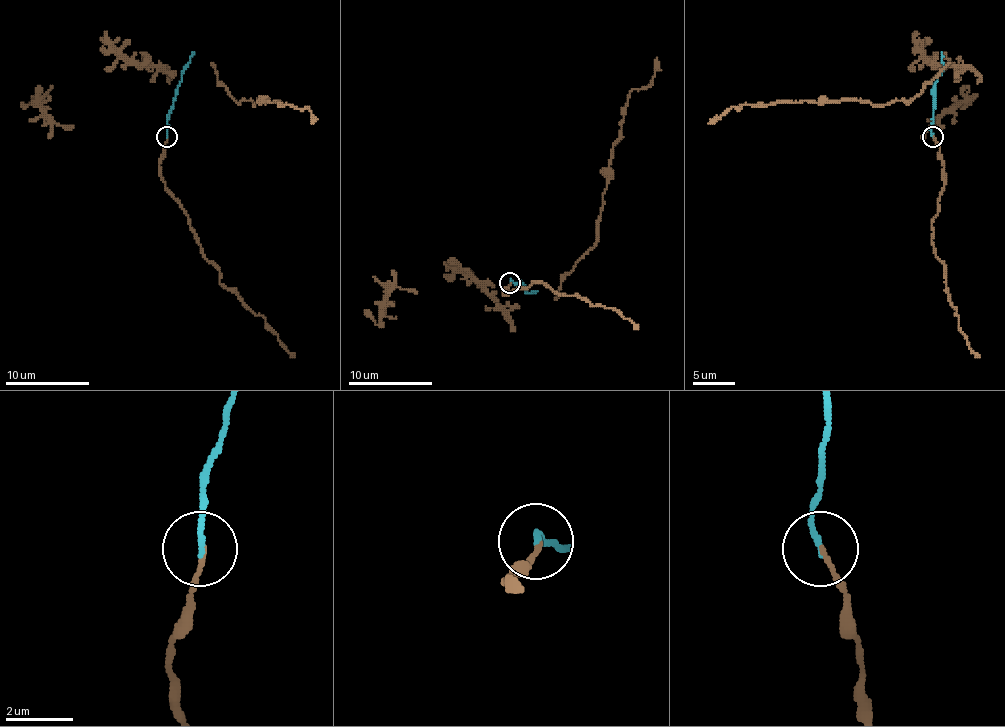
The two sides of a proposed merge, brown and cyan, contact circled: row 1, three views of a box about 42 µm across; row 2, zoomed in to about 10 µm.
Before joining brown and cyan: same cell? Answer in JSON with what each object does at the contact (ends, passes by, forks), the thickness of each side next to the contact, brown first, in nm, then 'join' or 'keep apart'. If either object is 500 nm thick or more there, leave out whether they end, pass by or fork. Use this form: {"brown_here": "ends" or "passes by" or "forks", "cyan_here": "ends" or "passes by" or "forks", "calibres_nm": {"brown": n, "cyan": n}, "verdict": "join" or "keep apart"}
{"brown_here": "ends", "cyan_here": "ends", "calibres_nm": {"brown": 110, "cyan": 160}, "verdict": "join"}

